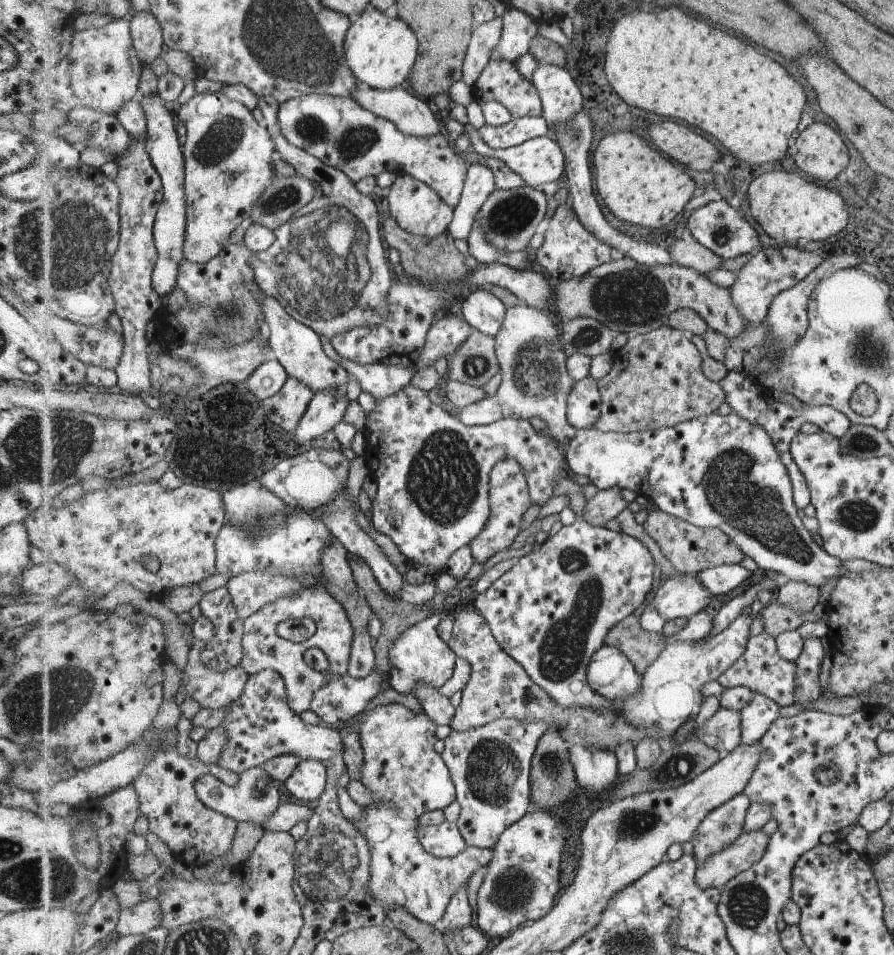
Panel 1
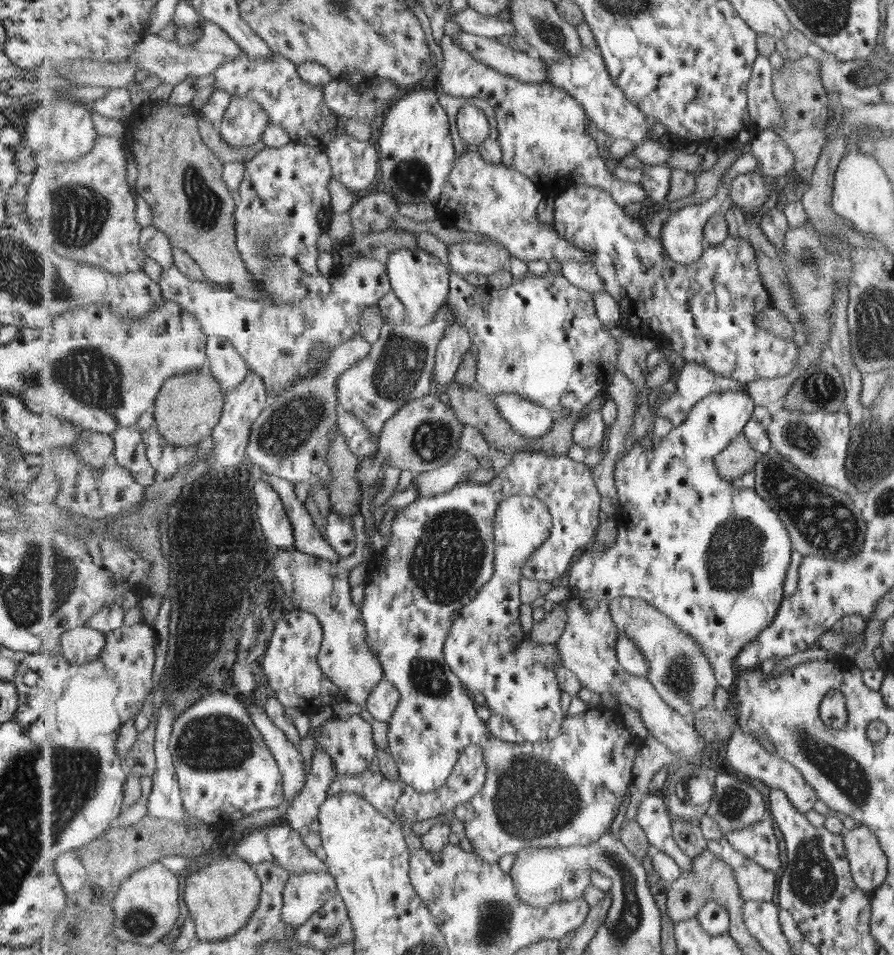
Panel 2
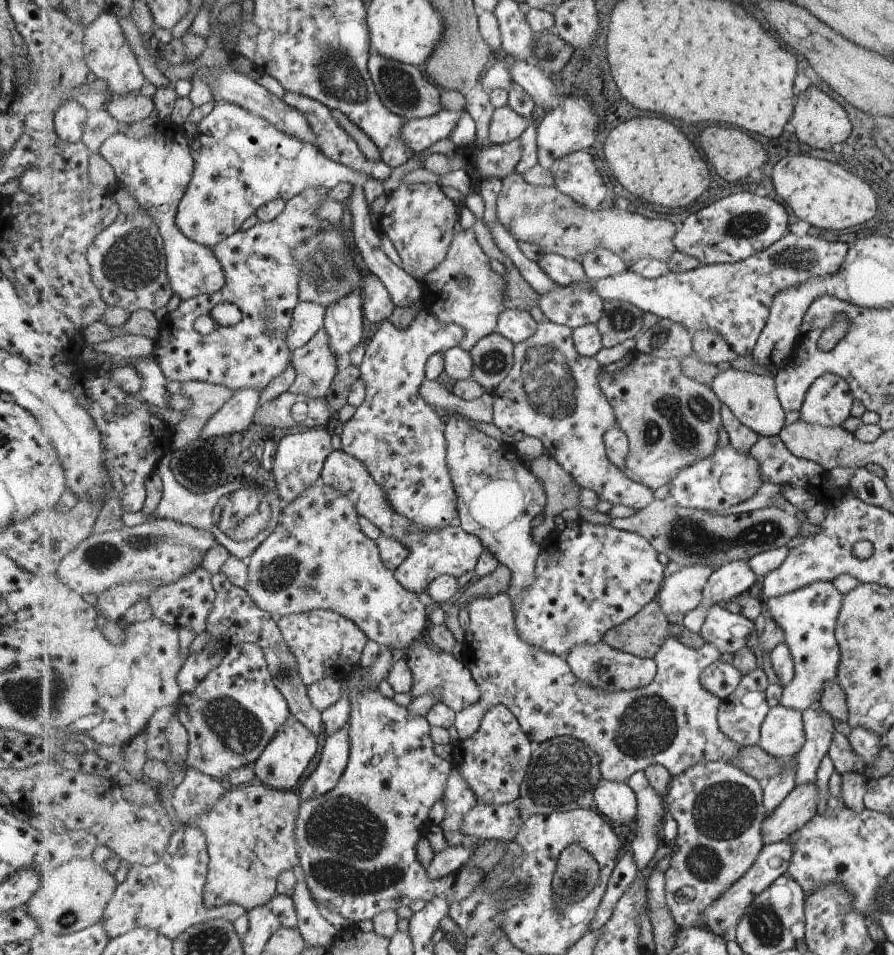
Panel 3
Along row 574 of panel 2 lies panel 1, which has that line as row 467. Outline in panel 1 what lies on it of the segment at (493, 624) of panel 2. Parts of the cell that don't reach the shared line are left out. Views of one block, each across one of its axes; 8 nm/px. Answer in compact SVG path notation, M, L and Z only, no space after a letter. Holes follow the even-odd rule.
M508 458L497 462L497 466L493 468L490 475L489 493L491 506L494 507L491 512L491 522L487 524L487 528L481 532L480 536L469 542L471 554L475 556L475 561L480 564L491 560L497 552L512 548L520 543L523 535L521 531L523 514L532 505L526 472L520 462L515 460L515 458Z

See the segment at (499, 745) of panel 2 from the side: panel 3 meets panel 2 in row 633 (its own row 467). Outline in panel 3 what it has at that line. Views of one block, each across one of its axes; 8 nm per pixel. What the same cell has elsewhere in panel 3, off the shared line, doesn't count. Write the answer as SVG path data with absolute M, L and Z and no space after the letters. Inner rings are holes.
M422 307L407 330L401 330L388 319L382 321L365 348L360 368L363 382L367 384L367 396L343 427L342 449L367 466L371 476L385 490L387 500L391 502L395 512L404 517L407 529L413 523L421 531L443 530L459 517L457 491L449 470L445 422L439 412L433 410L433 405L421 396L420 388L425 380L425 366L429 358L437 352L444 353L459 346L465 333L461 324L441 324L434 314Z

